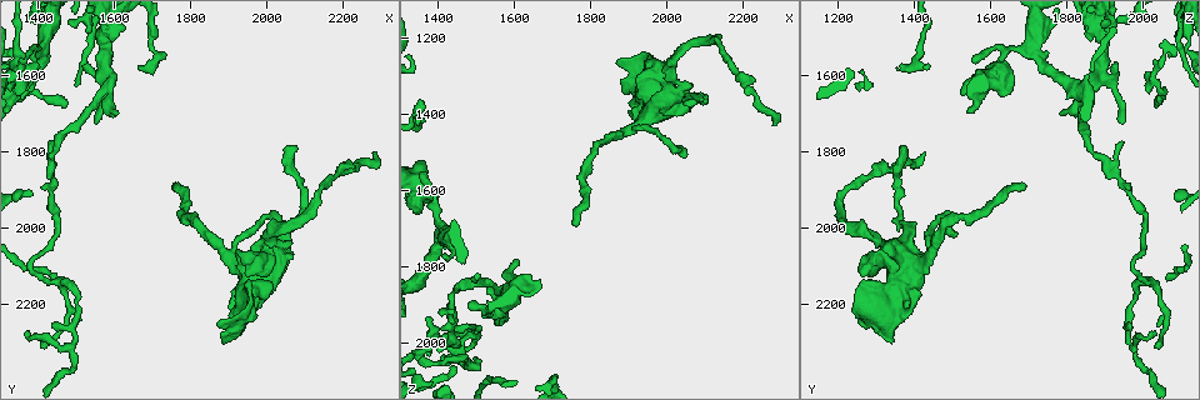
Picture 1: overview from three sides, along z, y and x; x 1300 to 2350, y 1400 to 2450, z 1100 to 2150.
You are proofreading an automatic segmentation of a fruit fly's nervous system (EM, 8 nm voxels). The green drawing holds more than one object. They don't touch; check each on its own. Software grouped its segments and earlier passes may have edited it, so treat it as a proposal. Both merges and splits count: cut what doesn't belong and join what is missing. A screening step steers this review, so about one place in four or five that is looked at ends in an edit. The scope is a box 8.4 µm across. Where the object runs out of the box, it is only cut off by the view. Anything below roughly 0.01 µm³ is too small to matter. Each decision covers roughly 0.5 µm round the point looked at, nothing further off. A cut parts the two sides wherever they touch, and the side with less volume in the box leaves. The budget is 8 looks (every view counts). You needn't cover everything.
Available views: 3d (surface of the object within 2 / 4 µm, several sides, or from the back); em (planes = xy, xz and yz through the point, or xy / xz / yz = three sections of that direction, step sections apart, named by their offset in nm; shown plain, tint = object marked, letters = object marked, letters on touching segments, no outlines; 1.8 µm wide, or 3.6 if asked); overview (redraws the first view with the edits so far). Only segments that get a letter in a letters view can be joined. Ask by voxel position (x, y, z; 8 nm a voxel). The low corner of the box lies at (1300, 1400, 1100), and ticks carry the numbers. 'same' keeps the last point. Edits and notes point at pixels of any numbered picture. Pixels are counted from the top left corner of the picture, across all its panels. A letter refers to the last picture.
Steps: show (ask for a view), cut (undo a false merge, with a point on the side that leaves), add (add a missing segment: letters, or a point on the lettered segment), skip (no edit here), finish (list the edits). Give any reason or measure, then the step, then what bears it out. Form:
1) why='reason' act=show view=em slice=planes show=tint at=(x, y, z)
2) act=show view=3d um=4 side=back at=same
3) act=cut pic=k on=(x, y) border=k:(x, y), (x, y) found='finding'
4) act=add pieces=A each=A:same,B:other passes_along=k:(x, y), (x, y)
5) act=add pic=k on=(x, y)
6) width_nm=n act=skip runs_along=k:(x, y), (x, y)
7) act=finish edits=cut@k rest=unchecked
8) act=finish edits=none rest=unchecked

why='sudden change in width' act=show view=em um=3.6 slice=xz step=8 show=tint at=(2010, 2020, 1285)

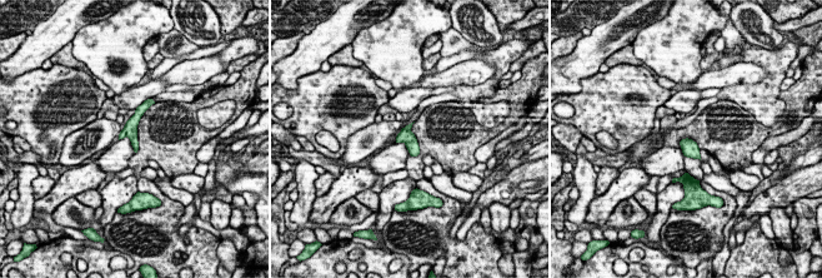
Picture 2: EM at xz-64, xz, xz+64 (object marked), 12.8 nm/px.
act=show view=em um=3.6 slice=xz step=8 show=letters at=same

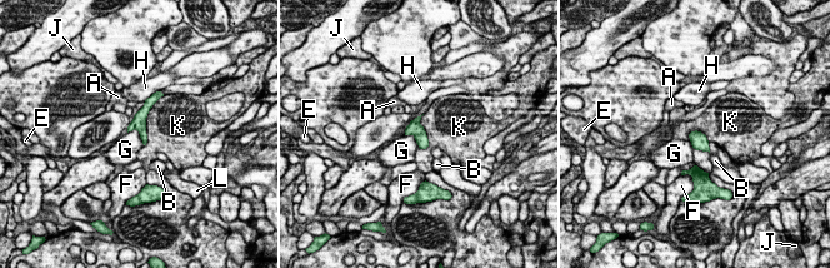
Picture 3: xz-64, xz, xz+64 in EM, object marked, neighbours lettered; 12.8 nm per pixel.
width_nm=190 longest_contact=K:700nm act=skip each=A:other,B:other,E:other,F:other,G:other,H:other,J:other,K:other,L:other found='all the same cell'

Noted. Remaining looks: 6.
why='branch stops here' act=show view=3d um=2 at=(1925, 2230, 1250)

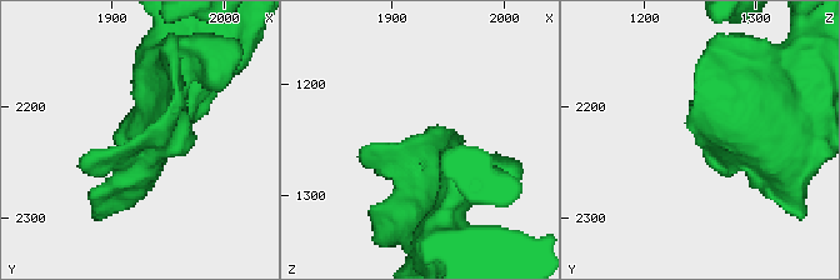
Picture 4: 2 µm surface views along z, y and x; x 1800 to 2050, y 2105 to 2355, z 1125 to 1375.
act=show view=em slice=planes show=letters at=(1922, 2226, 1248)

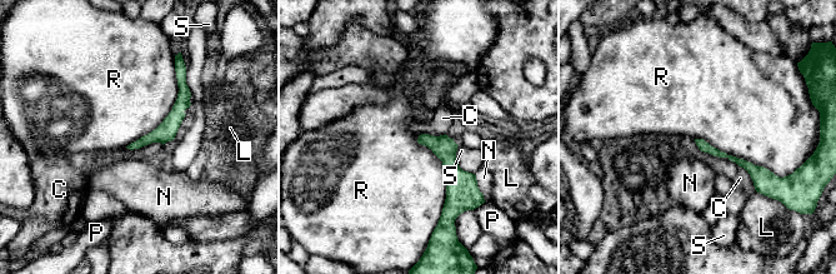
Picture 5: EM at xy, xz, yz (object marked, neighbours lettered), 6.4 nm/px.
act=skip each=C:other,L:other,N:other,P:other,R:other,S:other runs_along=5:(181, 78), (175, 118), (134, 145) found='none of them fits'

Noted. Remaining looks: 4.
why='an open end' act=show view=3d um=4 at=(1765, 1885, 1695)

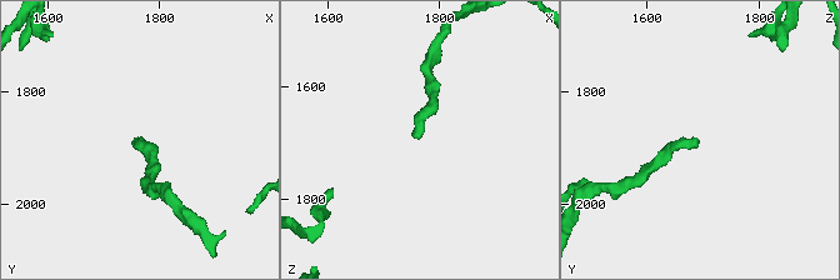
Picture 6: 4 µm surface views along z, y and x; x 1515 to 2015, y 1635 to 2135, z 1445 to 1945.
act=show view=em slice=planes show=plain at=(1755, 1880, 1690)

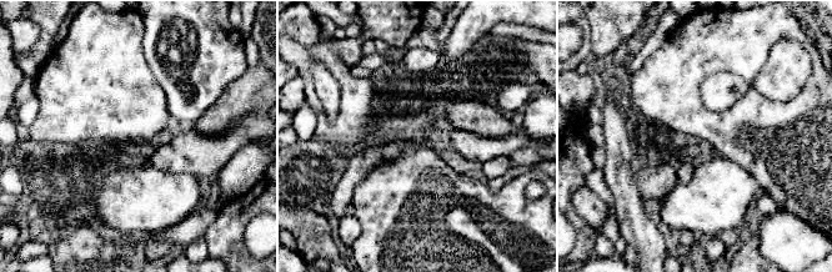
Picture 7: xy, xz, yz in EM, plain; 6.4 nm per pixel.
act=show view=em slice=planes show=letters at=same

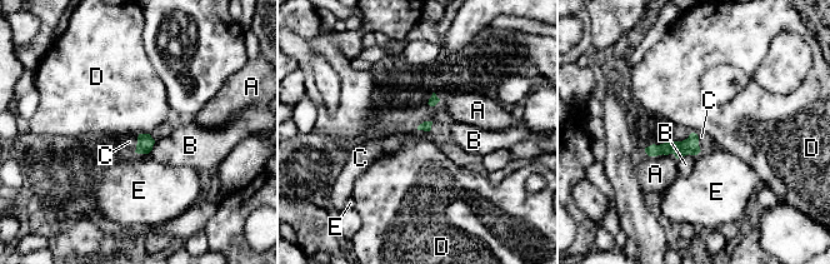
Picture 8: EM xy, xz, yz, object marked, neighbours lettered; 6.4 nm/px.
act=add pieces=C each=A:other,B:other,C:same,D:other,E:other found='it goes on there'

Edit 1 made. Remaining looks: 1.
act=finish edits=add@8 rest=unchecked

